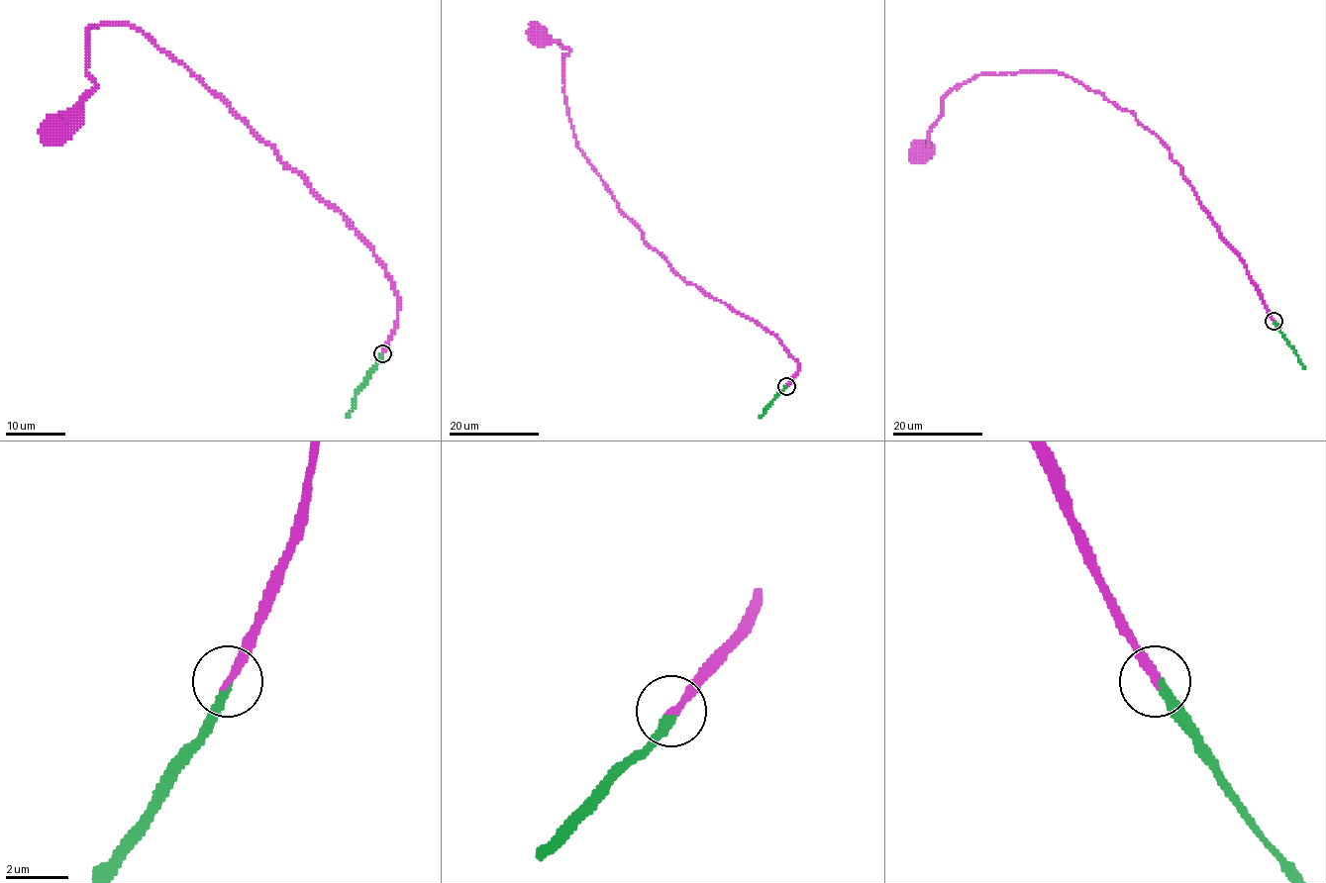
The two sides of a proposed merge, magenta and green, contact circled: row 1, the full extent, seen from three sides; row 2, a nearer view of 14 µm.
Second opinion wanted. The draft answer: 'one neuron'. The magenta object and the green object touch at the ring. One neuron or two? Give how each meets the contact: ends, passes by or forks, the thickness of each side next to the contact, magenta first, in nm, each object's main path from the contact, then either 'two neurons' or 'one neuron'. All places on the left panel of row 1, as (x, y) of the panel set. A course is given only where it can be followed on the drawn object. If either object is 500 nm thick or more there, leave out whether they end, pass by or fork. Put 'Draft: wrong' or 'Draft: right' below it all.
magenta ends there; green ends there; 240 nm thick on the magenta side, 240 nm on the other; magenta runs (381, 353), (398, 298), (374, 250), (145, 33), (107, 23), (88, 29), (94, 87), (52, 129); green runs (381, 353), (380, 360), (355, 397), (353, 410), (347, 418); one neuron
Draft: right

